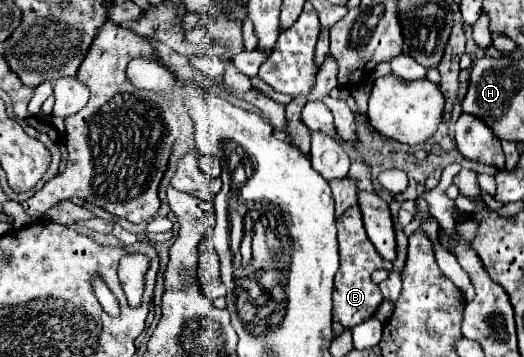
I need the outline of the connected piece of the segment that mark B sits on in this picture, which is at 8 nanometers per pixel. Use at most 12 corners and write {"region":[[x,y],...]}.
{"region":[[359,207],[339,221],[341,267],[333,321],[371,319],[383,301],[371,281],[391,269],[371,245]]}

